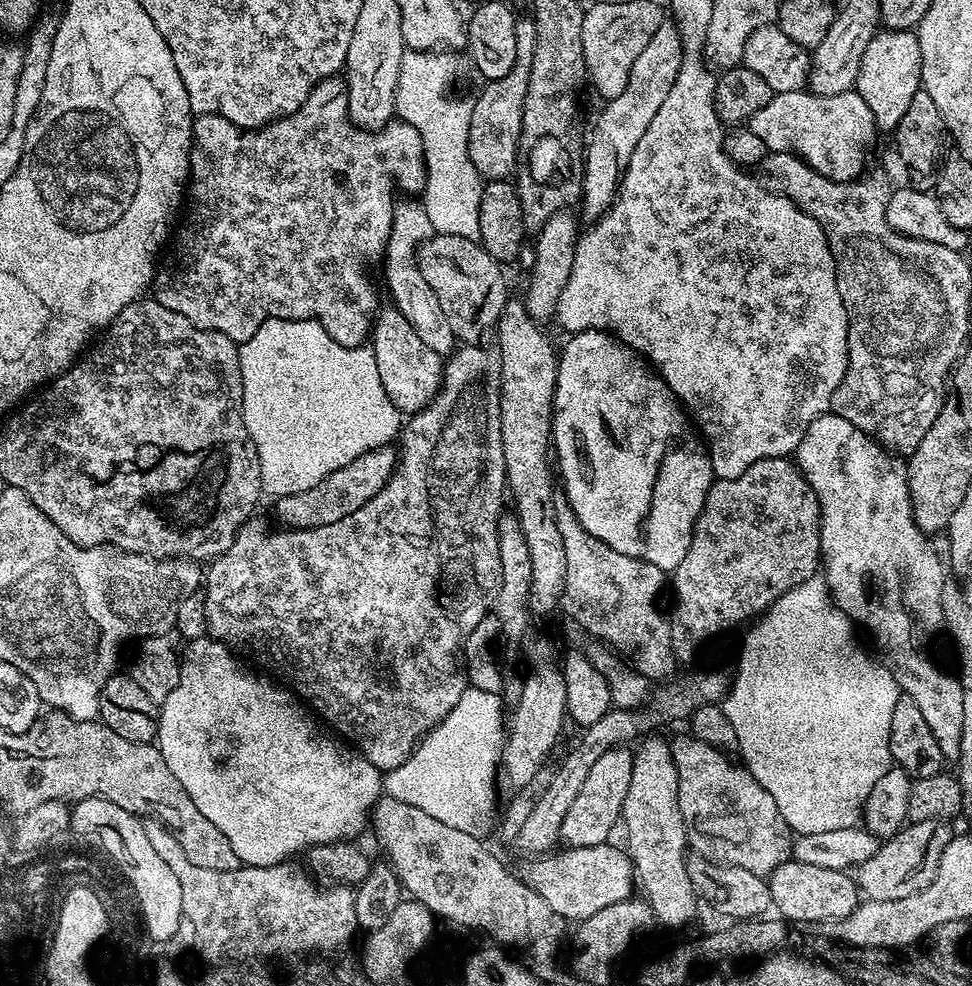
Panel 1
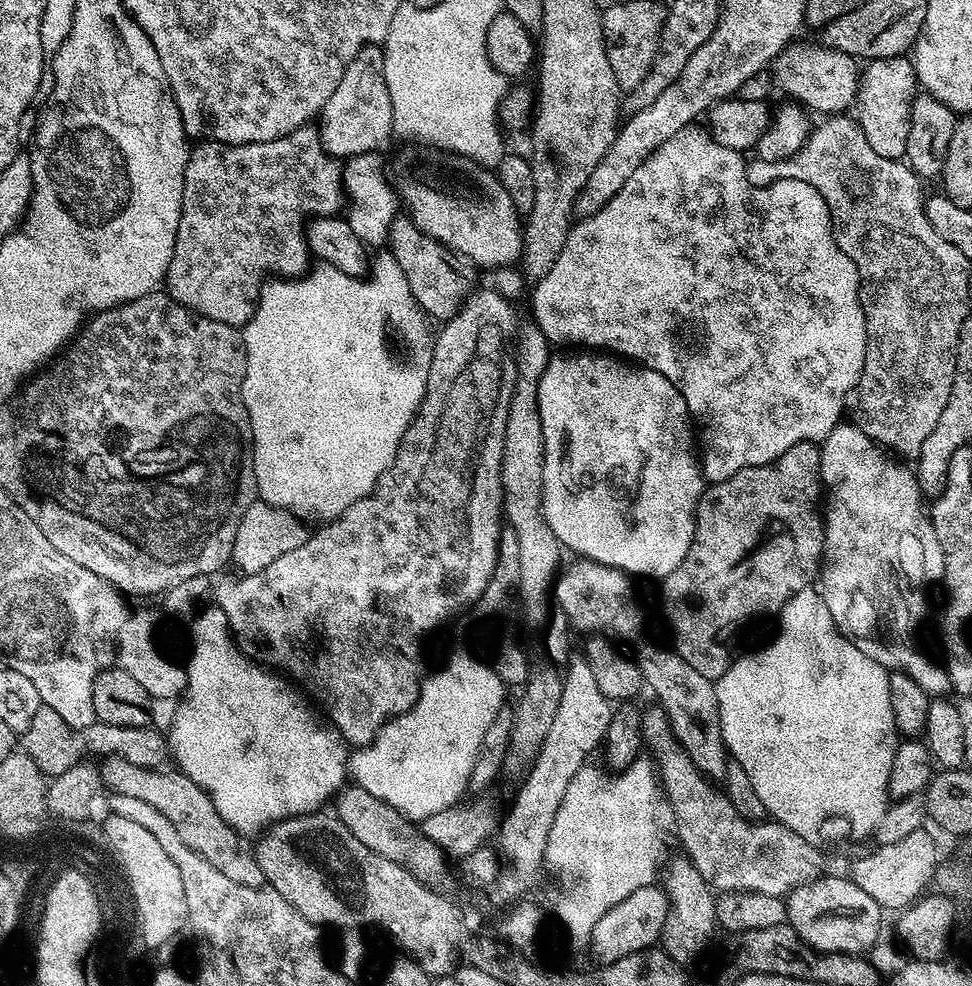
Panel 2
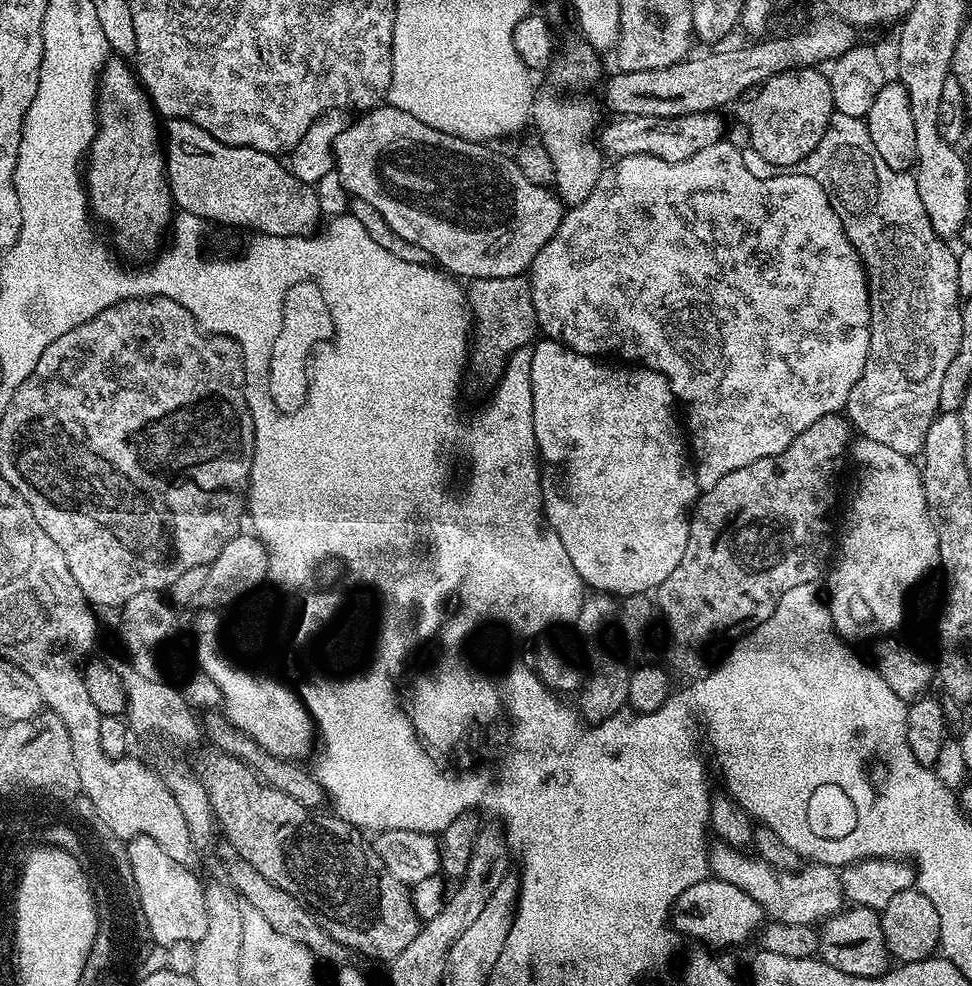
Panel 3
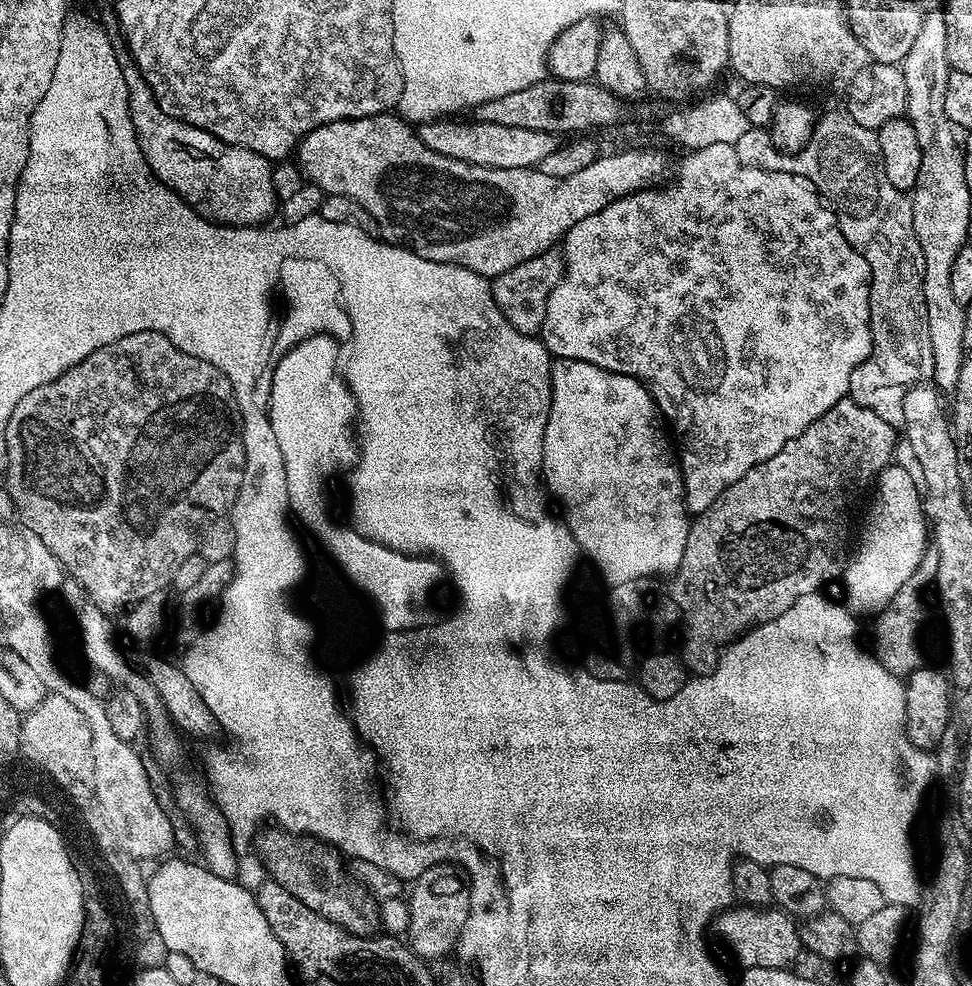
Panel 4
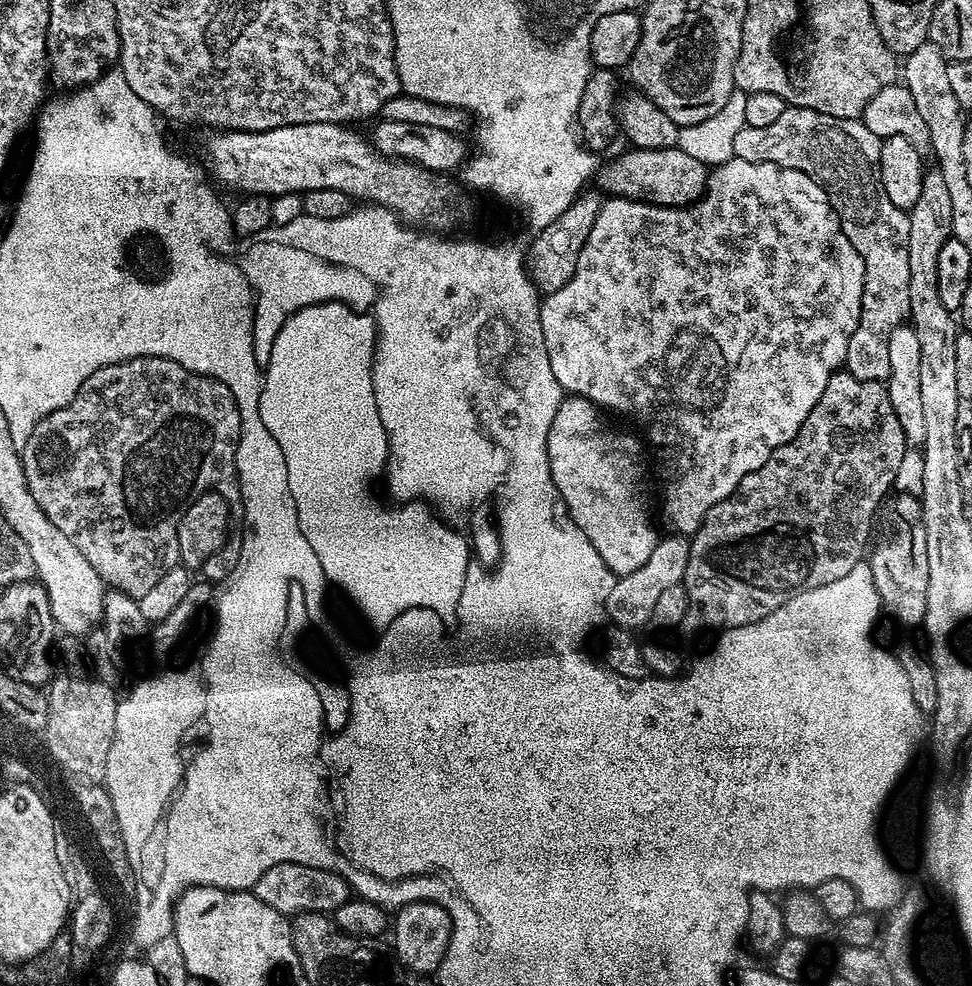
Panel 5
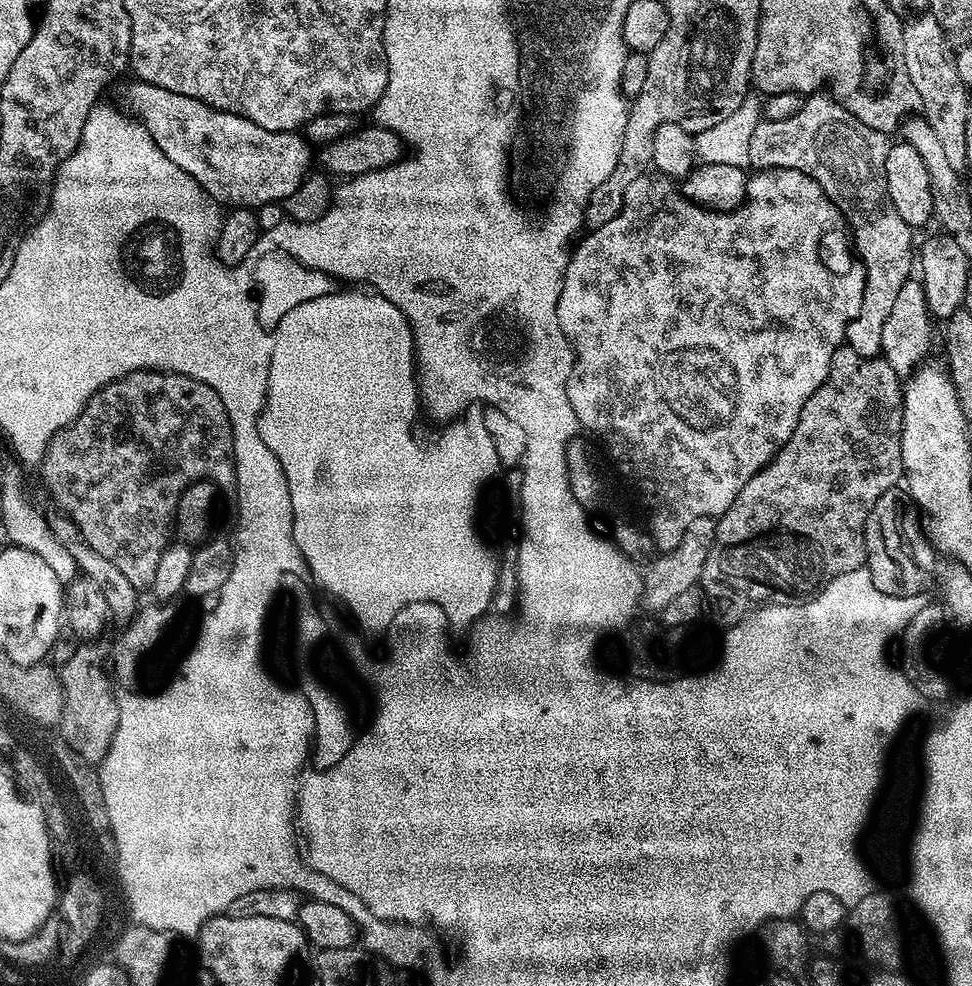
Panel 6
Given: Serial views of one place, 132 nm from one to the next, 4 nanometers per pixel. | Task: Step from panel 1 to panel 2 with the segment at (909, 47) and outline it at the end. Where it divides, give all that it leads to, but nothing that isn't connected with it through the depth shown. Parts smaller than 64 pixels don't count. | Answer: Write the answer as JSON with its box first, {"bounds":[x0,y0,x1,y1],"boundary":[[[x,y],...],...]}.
{"bounds":[854,55,918,160],"boundary":[[[907,55],[894,58],[878,58],[869,60],[863,65],[860,73],[860,88],[856,92],[854,119],[860,125],[862,134],[866,134],[866,142],[881,158],[900,160],[906,150],[906,138],[910,138],[910,110],[918,95],[916,67],[912,65]]]}

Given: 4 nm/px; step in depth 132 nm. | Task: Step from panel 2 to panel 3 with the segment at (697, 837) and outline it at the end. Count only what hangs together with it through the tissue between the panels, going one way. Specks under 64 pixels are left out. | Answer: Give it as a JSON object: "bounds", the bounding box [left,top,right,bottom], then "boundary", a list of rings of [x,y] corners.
{"bounds":[708,843,844,926],"boundary":[[[715,843],[708,853],[709,871],[713,877],[744,890],[771,919],[784,924],[812,926],[843,909],[844,892],[841,890],[839,871],[833,865],[810,862],[794,875],[780,872],[772,865],[752,860],[746,855],[729,844]]]}

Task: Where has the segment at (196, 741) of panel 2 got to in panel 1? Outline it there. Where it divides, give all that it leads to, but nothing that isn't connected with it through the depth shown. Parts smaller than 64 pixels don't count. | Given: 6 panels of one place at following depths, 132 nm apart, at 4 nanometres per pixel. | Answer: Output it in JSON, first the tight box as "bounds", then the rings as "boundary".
{"bounds":[155,635,382,868],"boundary":[[[207,635],[197,640],[189,640],[183,645],[180,658],[180,681],[178,686],[174,686],[174,690],[170,690],[164,703],[159,705],[160,725],[157,726],[155,739],[166,766],[170,766],[170,774],[174,774],[174,778],[178,778],[178,782],[182,782],[182,790],[186,790],[186,794],[190,794],[190,798],[193,800],[194,806],[198,806],[199,812],[210,822],[214,822],[214,826],[218,826],[218,830],[222,830],[222,834],[226,834],[234,854],[238,854],[241,865],[250,868],[265,868],[283,864],[291,861],[293,859],[291,856],[295,852],[302,851],[301,853],[303,853],[320,844],[337,844],[340,841],[348,842],[356,838],[352,836],[358,835],[364,827],[365,829],[369,827],[372,808],[382,795],[380,769],[375,768],[363,752],[356,751],[355,748],[337,739],[335,735],[325,731],[318,723],[317,717],[287,687],[281,686],[271,679],[268,681],[263,680],[260,676],[255,676],[246,665],[239,664],[235,658],[237,659],[231,648],[225,644],[219,644],[217,640],[211,639]]]}

